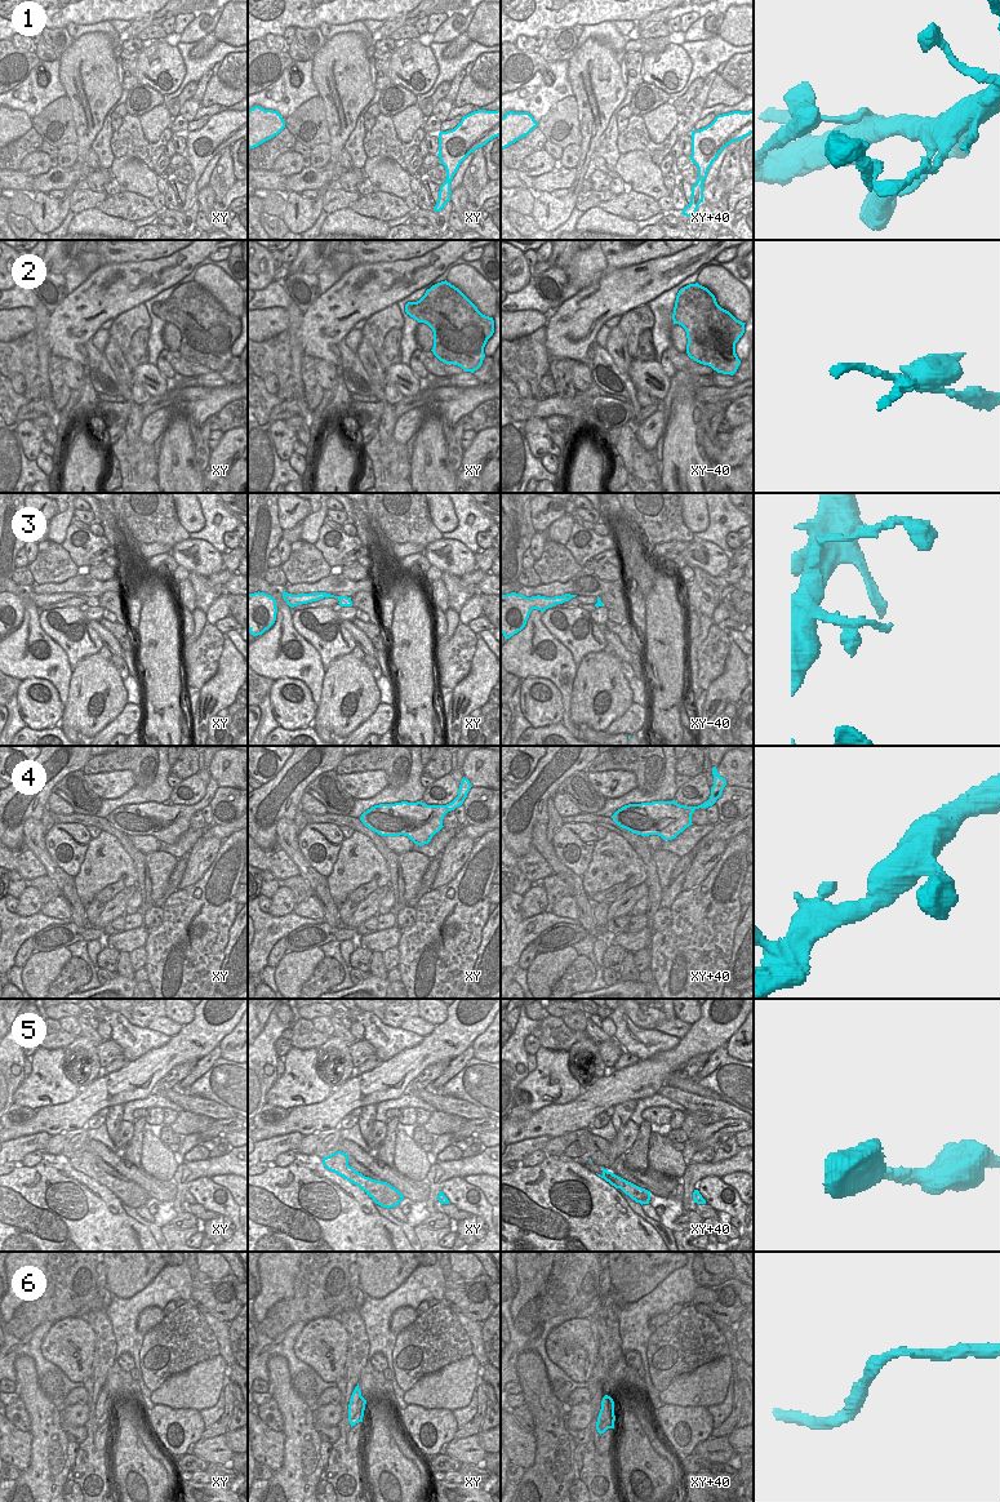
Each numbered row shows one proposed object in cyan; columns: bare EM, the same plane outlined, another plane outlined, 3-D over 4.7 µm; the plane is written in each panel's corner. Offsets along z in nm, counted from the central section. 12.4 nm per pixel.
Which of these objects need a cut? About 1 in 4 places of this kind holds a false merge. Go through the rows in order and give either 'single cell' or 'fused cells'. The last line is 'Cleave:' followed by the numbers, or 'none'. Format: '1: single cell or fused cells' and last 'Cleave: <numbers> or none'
1: single cell
2: fused cells
3: single cell
4: single cell
5: single cell
6: single cell
Cleave: 2

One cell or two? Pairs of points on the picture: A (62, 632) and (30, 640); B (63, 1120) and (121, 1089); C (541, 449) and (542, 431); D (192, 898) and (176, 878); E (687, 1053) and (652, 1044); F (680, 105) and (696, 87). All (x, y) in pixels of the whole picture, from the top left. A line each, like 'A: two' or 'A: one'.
A: two
B: one
C: one
D: two
E: two
F: one

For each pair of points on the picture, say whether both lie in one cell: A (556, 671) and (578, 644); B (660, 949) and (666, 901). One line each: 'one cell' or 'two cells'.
A: two cells
B: two cells

